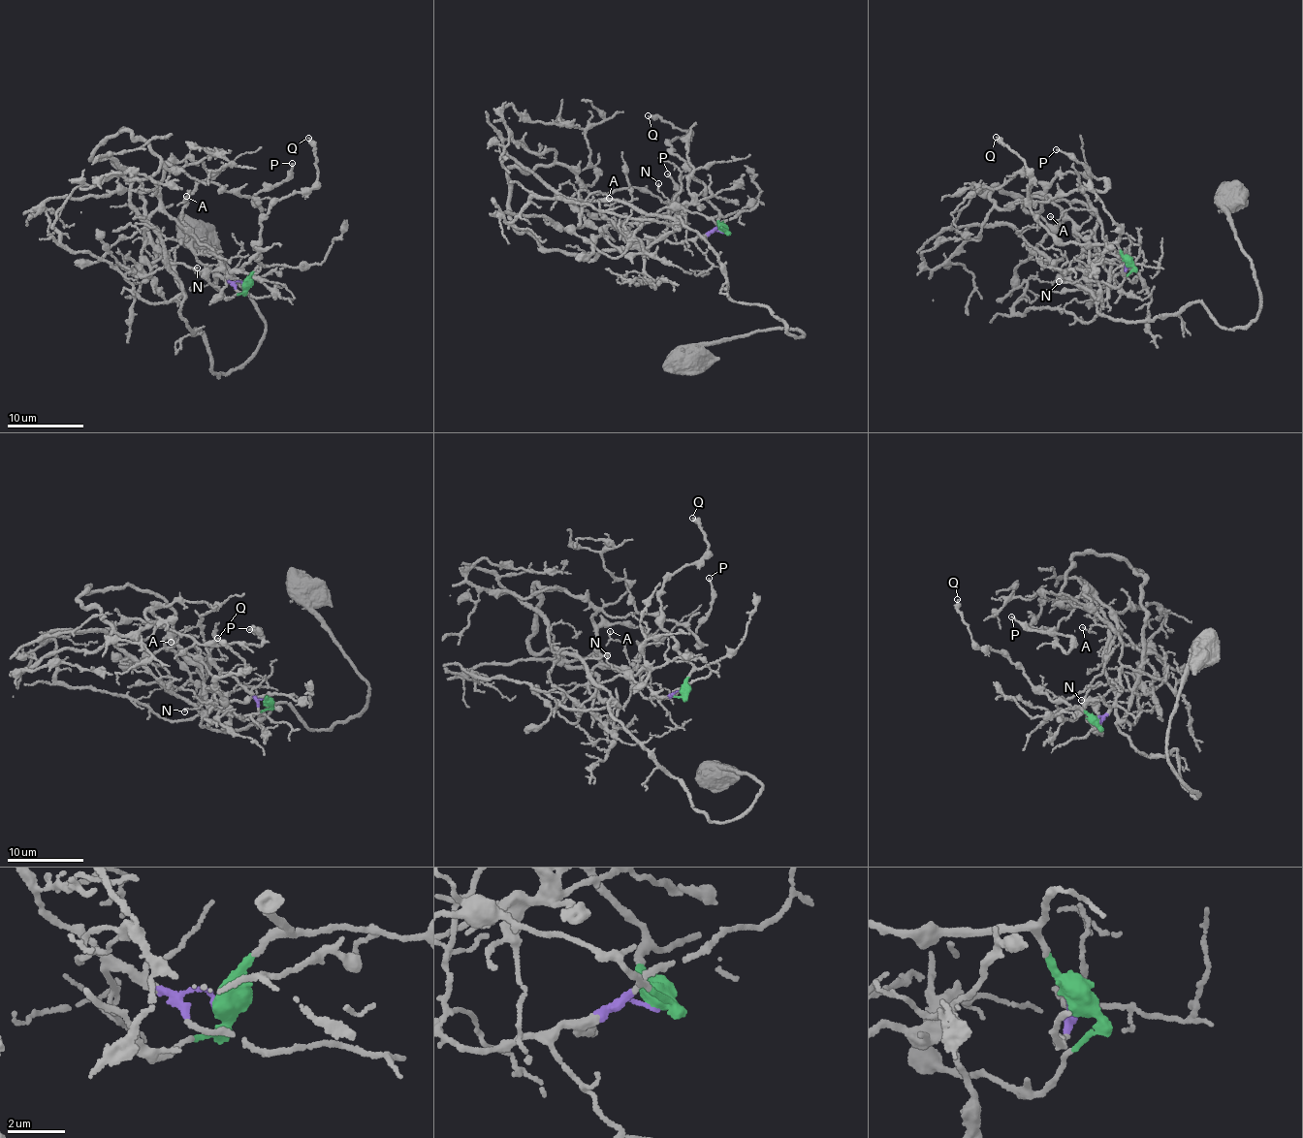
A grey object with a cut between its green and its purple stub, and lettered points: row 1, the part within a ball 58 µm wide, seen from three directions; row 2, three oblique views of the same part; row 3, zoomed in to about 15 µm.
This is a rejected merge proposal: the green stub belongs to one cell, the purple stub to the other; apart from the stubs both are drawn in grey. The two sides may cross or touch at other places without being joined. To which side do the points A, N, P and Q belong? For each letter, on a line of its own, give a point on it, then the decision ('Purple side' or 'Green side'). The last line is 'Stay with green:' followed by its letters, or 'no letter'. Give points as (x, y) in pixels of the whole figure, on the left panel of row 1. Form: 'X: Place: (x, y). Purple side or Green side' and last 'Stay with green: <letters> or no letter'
A: Place: (186, 196). Purple side
N: Place: (197, 268). Green side
P: Place: (292, 163). Purple side
Q: Place: (308, 138). Green side
Stay with green: N, Q

